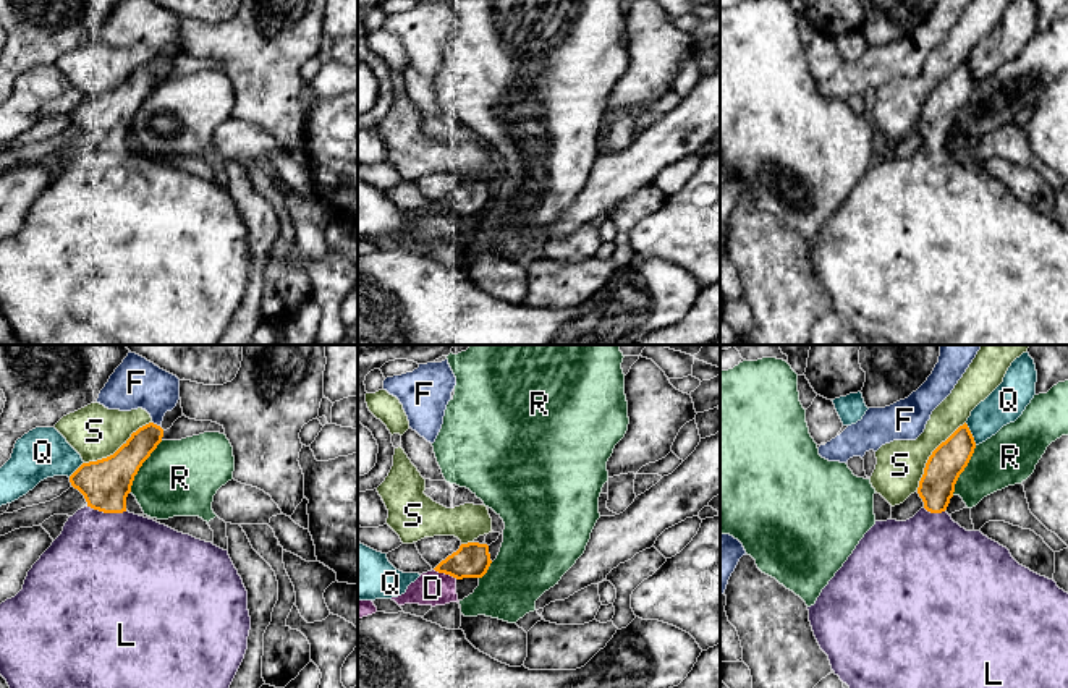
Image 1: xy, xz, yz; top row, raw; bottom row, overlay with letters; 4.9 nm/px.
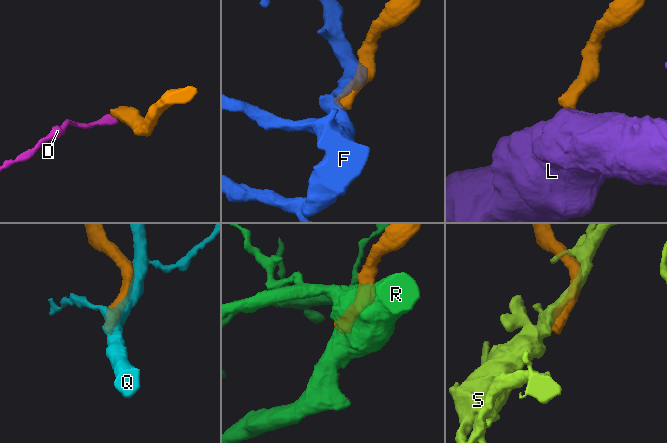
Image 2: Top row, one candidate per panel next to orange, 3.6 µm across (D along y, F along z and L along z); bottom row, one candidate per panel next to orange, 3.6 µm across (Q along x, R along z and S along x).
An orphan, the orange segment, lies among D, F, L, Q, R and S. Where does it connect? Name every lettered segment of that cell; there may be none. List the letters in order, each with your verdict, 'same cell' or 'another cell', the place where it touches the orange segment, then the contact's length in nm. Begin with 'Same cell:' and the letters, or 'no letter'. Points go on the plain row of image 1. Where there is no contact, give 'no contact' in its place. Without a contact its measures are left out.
Same cell: L
D: another cell; contact xz (445, 211); length 130 nm
F: another cell; contact xy (156, 62); length 60 nm
L: same cell; contact xy (107, 149); length 200 nm
Q: another cell; contact yz (971, 72); length 130 nm
R: another cell; contact xy (141, 102); length 300 nm
S: another cell; contact yz (931, 93); length 420 nm

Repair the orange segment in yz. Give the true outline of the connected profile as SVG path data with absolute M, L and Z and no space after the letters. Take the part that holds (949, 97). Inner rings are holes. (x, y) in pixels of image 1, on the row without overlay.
M964 60L932 89L926 100L918 125L924 144L906 159L875 159L822 227L816 241L807 244L814 274L829 293L832 308L862 342L885 338L892 345L1068 345L1068 230L1060 227L1053 217L1019 202L1007 185L981 168L966 168L945 149L953 134L955 121L968 104L974 86L974 74Z

